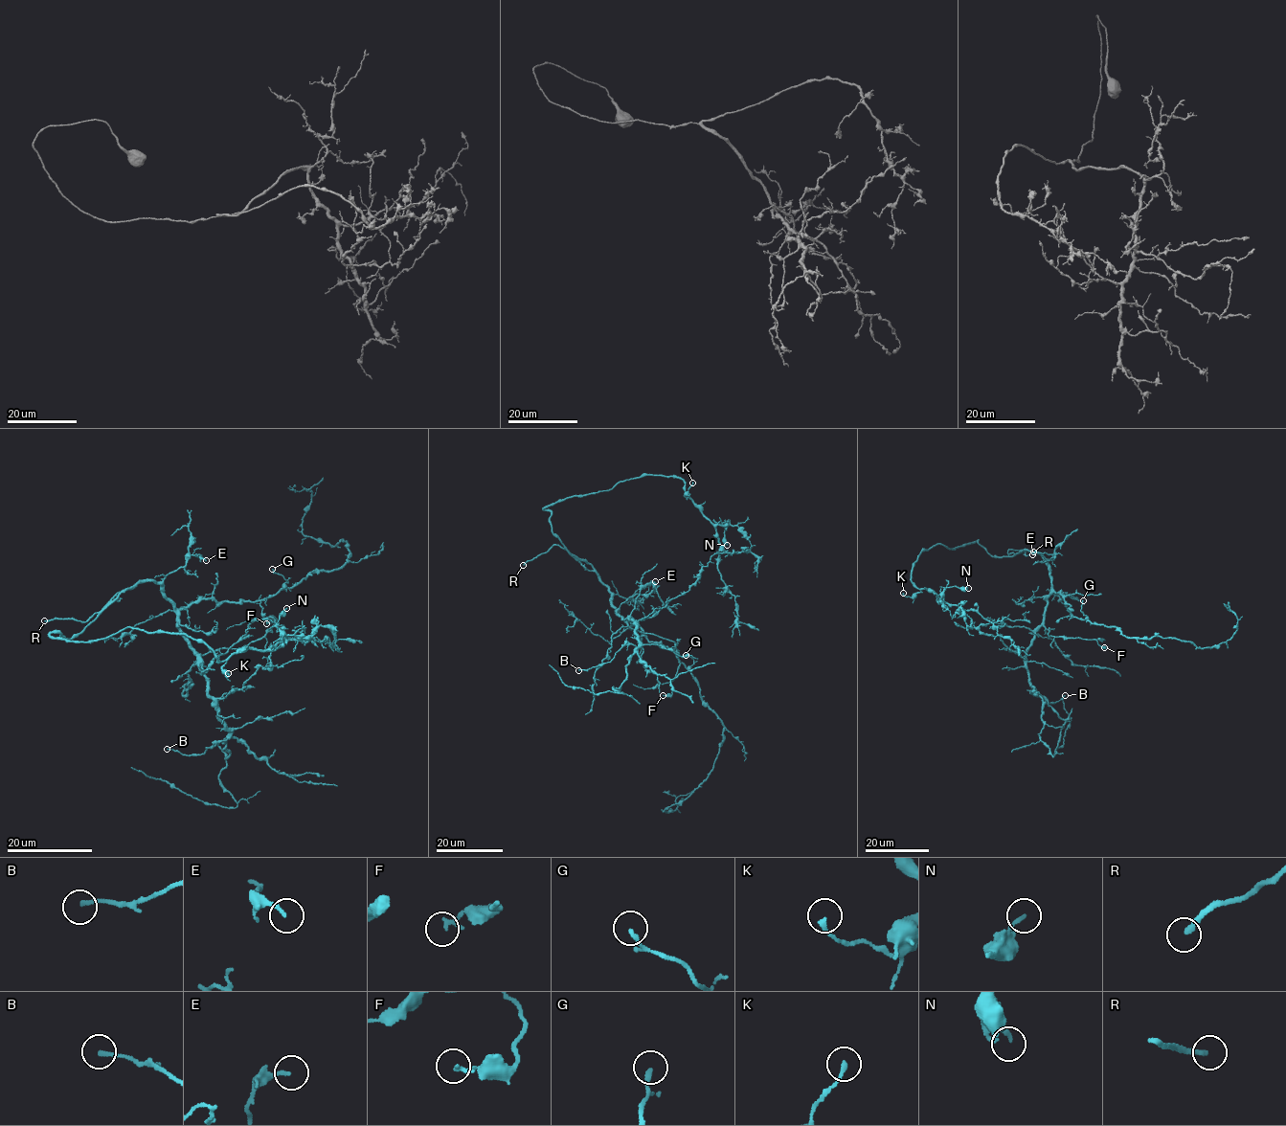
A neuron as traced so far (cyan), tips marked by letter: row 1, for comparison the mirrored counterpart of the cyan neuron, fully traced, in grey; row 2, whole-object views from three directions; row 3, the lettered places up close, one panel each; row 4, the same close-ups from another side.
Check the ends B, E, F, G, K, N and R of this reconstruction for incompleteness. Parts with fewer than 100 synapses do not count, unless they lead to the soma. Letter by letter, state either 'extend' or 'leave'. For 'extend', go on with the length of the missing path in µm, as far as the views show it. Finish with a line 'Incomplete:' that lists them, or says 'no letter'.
B: leave
E: leave
F: leave
G: leave
K: leave
N: leave
R: extend; missing 90 µm
Incomplete: R

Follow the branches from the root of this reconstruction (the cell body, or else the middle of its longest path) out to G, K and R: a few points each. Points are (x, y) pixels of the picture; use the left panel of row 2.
G: (113, 600), (136, 584), (152, 580), (179, 608), (210, 598), (254, 602), (273, 596), (287, 582), (272, 569)
K: (113, 600), (69, 640), (50, 635), (93, 641), (129, 627), (189, 635), (225, 661), (228, 673)
R: (113, 600), (86, 620), (58, 618), (44, 620)

